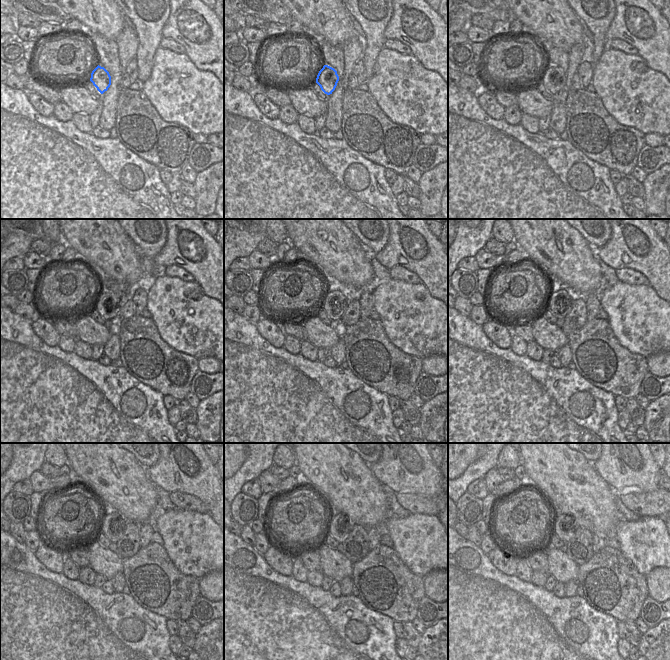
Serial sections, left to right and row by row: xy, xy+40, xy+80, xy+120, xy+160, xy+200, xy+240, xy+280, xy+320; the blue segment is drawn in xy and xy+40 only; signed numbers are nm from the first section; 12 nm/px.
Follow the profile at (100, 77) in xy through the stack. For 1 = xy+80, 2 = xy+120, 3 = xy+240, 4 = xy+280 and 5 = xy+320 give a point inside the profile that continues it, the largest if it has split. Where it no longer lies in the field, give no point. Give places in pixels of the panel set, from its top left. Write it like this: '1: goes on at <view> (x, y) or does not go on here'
1: goes on at xy+80 (553, 79)
2: goes on at xy+120 (107, 303)
3: goes on at xy+240 (111, 520)
4: goes on at xy+280 (337, 522)
5: goes on at xy+320 (562, 527)

